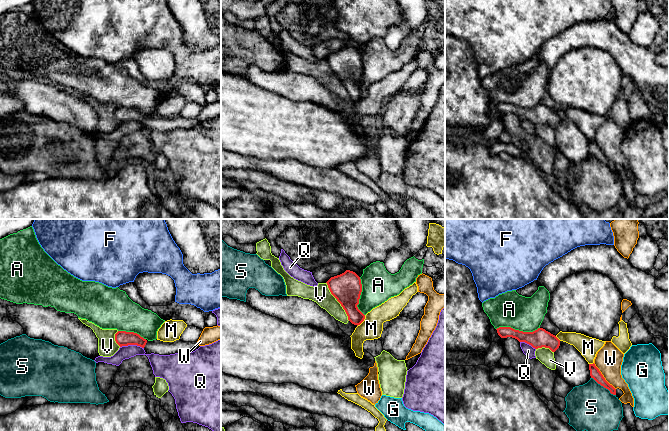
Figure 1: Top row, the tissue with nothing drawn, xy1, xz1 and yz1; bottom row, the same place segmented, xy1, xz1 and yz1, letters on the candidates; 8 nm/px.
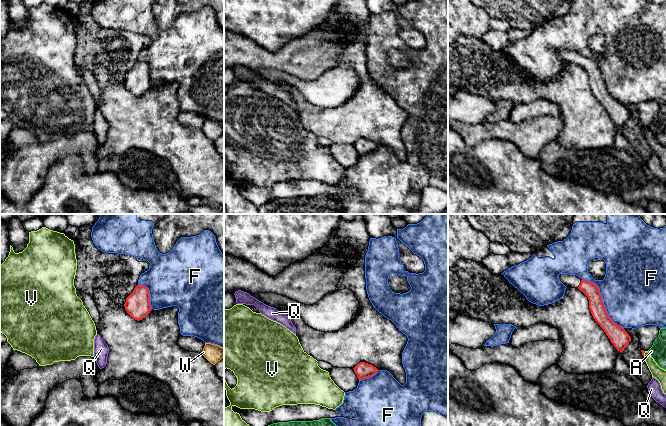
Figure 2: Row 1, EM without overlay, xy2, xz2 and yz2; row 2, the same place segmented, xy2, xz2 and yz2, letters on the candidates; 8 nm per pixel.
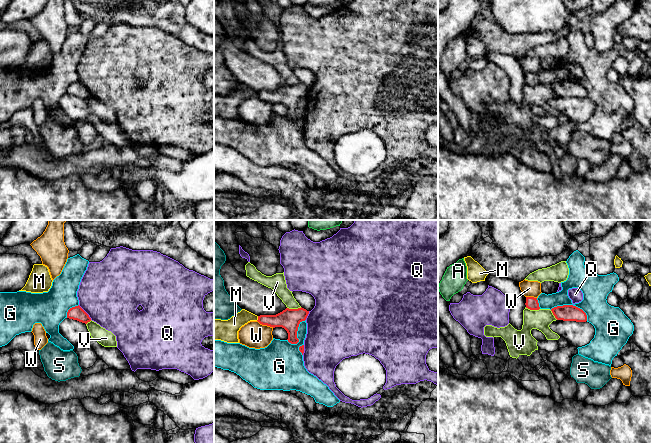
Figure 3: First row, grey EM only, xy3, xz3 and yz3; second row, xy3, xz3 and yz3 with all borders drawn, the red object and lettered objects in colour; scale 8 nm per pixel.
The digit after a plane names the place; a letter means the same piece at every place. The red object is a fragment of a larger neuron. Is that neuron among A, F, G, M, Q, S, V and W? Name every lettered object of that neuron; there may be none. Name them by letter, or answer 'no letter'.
no letter

